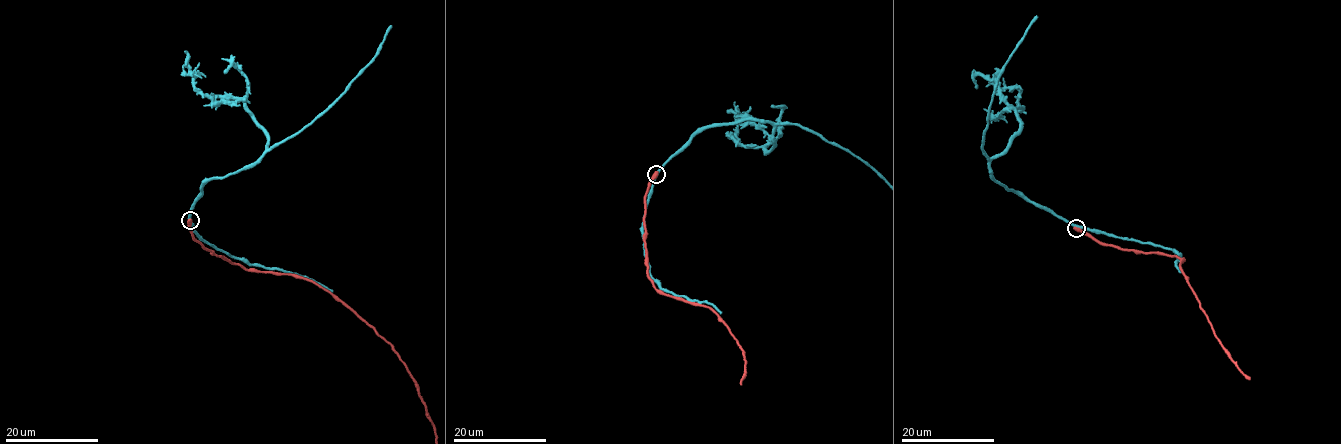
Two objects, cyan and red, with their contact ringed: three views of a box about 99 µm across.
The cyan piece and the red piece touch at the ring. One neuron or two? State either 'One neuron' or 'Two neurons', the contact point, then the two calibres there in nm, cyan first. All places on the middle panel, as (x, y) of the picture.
Two neurons. Place: (656, 174). Thickness 400 nm (cyan) against 650 nm

